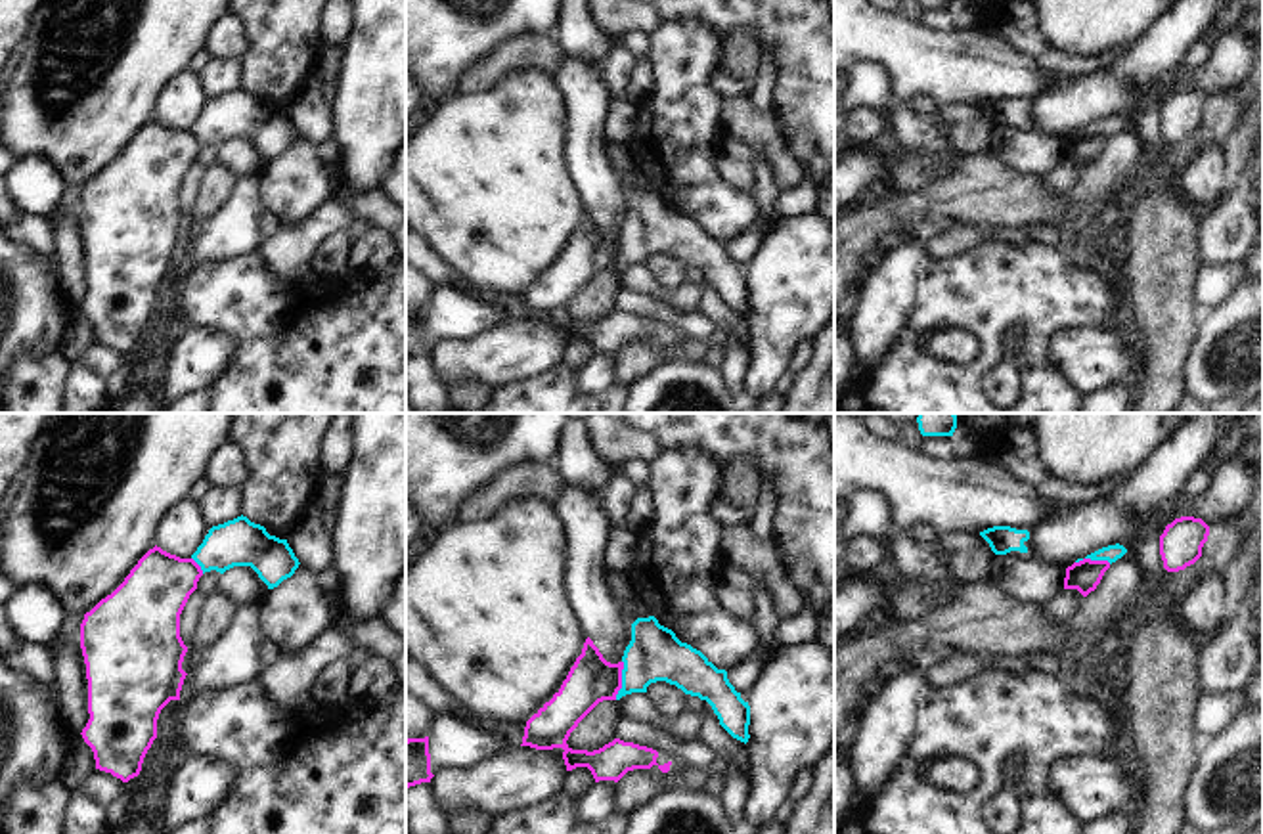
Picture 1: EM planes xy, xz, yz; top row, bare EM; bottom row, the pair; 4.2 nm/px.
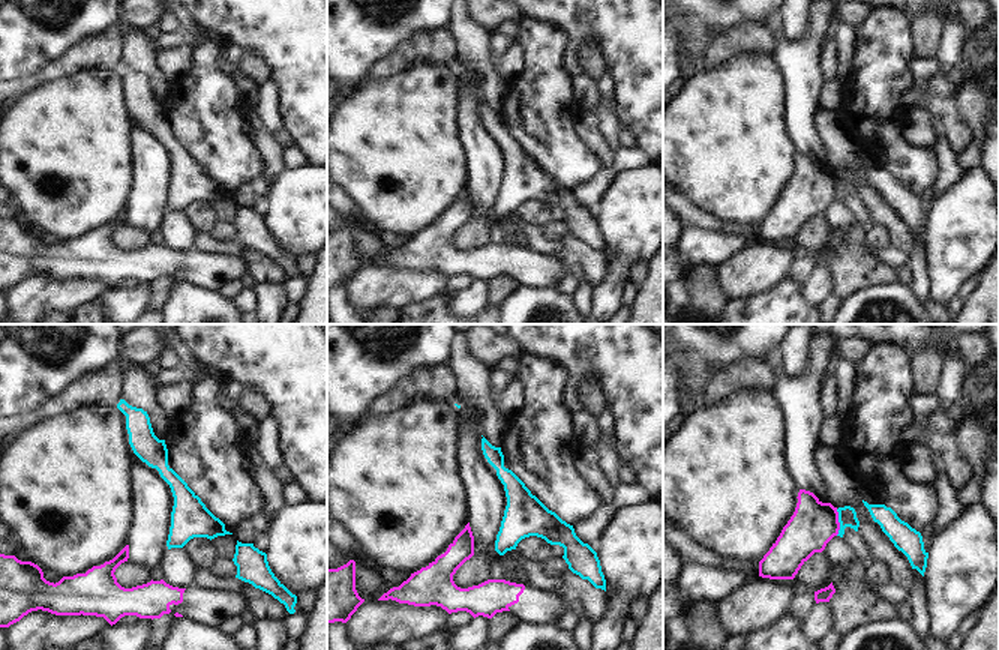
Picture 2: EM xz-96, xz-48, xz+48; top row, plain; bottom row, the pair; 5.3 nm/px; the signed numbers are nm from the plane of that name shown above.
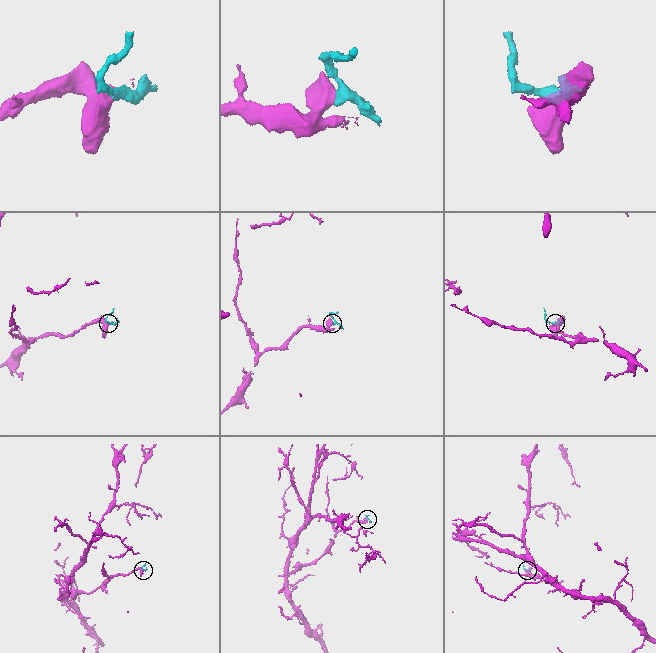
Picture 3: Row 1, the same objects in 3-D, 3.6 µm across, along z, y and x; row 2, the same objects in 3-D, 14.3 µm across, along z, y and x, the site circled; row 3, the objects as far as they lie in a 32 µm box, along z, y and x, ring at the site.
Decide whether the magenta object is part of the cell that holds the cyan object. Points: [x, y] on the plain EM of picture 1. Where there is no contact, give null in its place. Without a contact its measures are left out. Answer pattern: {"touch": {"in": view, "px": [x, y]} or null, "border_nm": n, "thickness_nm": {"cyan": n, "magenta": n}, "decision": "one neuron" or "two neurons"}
{"touch": {"in": "xz", "px": [622, 251]}, "border_nm": 170, "thickness_nm": {"cyan": 220, "magenta": 200}, "decision": "two neurons"}

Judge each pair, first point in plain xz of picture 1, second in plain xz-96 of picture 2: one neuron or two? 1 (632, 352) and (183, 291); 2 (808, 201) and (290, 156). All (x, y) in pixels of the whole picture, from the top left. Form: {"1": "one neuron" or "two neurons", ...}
{"1": "two neurons", "2": "one neuron"}

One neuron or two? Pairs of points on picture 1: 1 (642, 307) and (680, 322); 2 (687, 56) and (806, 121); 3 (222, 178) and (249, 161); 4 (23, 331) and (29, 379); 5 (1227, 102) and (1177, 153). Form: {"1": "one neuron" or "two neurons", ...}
{"1": "one neuron", "2": "two neurons", "3": "two neurons", "4": "two neurons", "5": "one neuron"}

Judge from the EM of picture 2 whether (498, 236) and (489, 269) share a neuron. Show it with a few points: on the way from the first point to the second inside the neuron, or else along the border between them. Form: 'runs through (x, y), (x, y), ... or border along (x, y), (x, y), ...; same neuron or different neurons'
border along (492, 242), (504, 242), (527, 249); different neurons

